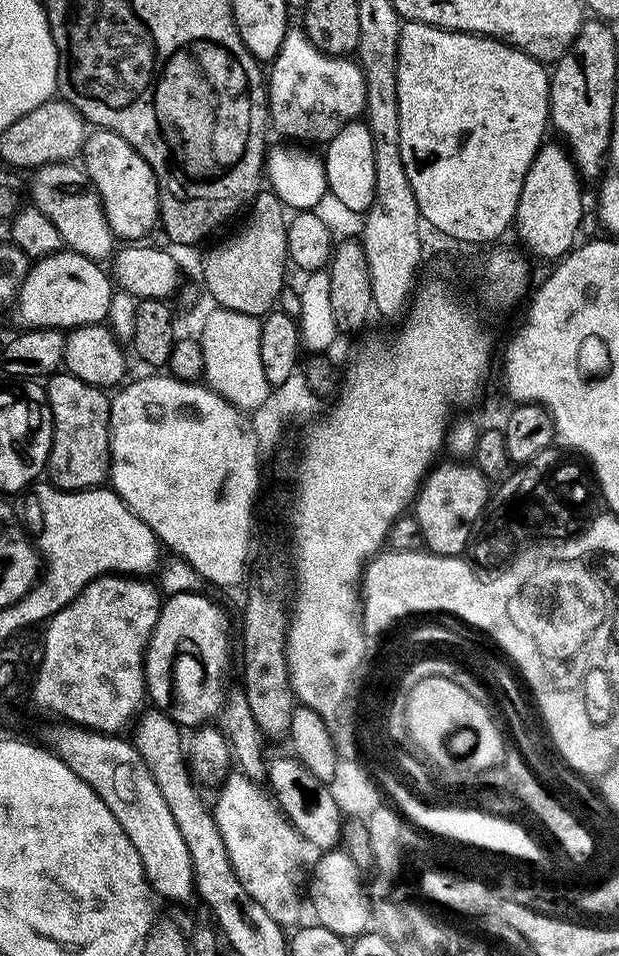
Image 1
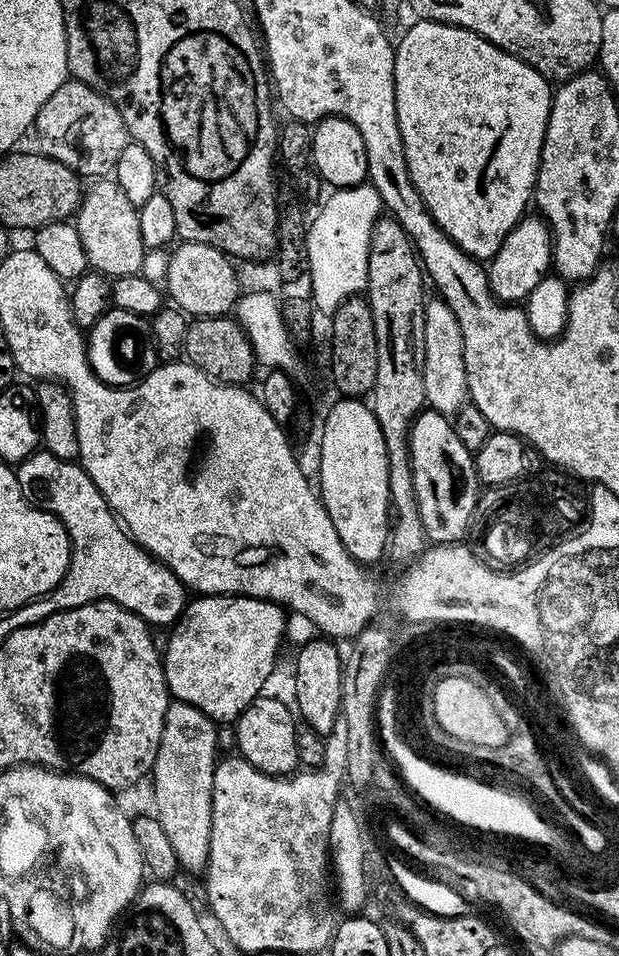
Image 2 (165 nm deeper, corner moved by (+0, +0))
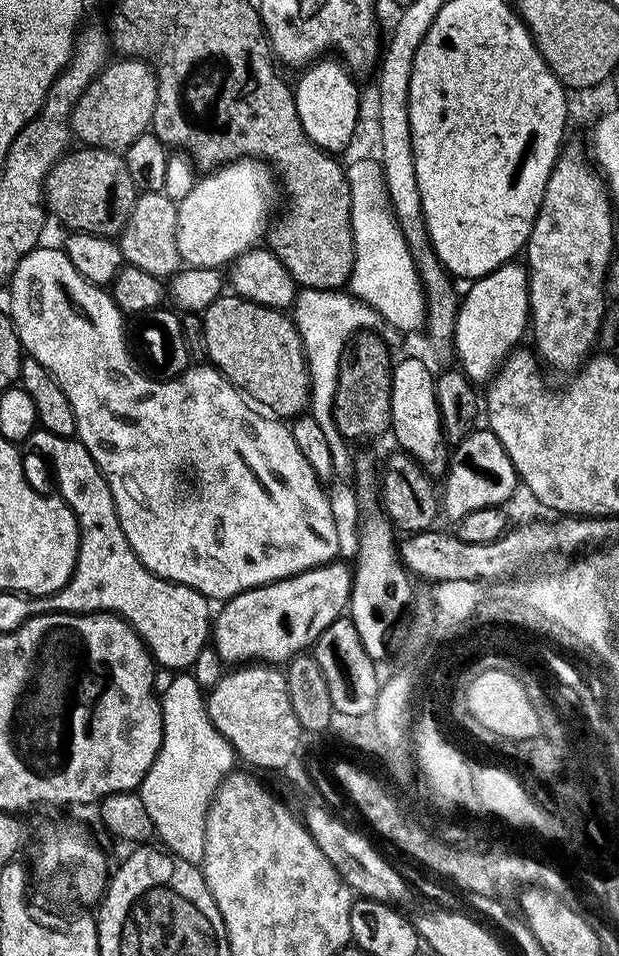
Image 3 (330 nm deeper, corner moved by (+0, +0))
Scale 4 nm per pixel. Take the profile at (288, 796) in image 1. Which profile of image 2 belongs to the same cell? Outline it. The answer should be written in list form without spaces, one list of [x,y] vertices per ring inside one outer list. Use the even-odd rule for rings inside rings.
[[[261,694],[246,706],[234,721],[239,755],[249,760],[257,770],[268,776],[286,776],[297,771],[300,764],[298,746],[295,744],[295,726],[298,723],[293,709],[269,694]]]

